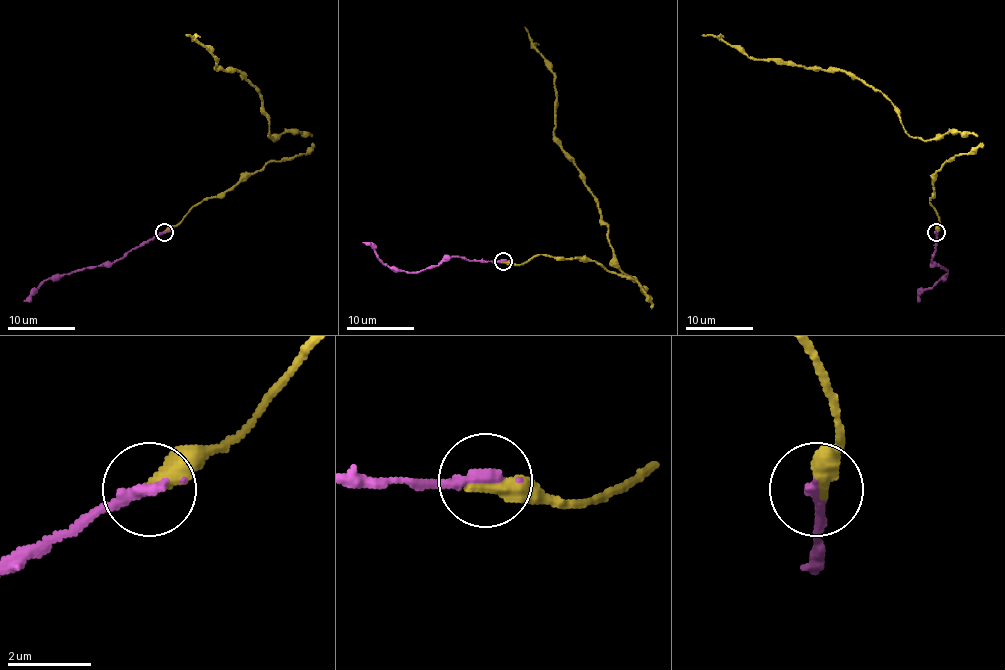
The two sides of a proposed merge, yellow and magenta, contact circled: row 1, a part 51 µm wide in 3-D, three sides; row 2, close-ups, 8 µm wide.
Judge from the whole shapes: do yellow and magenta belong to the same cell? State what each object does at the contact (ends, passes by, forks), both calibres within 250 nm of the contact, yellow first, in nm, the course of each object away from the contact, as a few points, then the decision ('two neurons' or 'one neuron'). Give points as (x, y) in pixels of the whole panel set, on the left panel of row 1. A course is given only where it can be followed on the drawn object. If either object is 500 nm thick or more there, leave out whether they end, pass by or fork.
yellow ends; magenta ends; calibres 440 and 320 nm; course yellow (165, 232), (204, 199), (314, 143), (299, 131), (270, 138), (262, 96), (185, 35); course magenta (165, 232), (112, 262), (56, 274), (24, 301); one neuron

